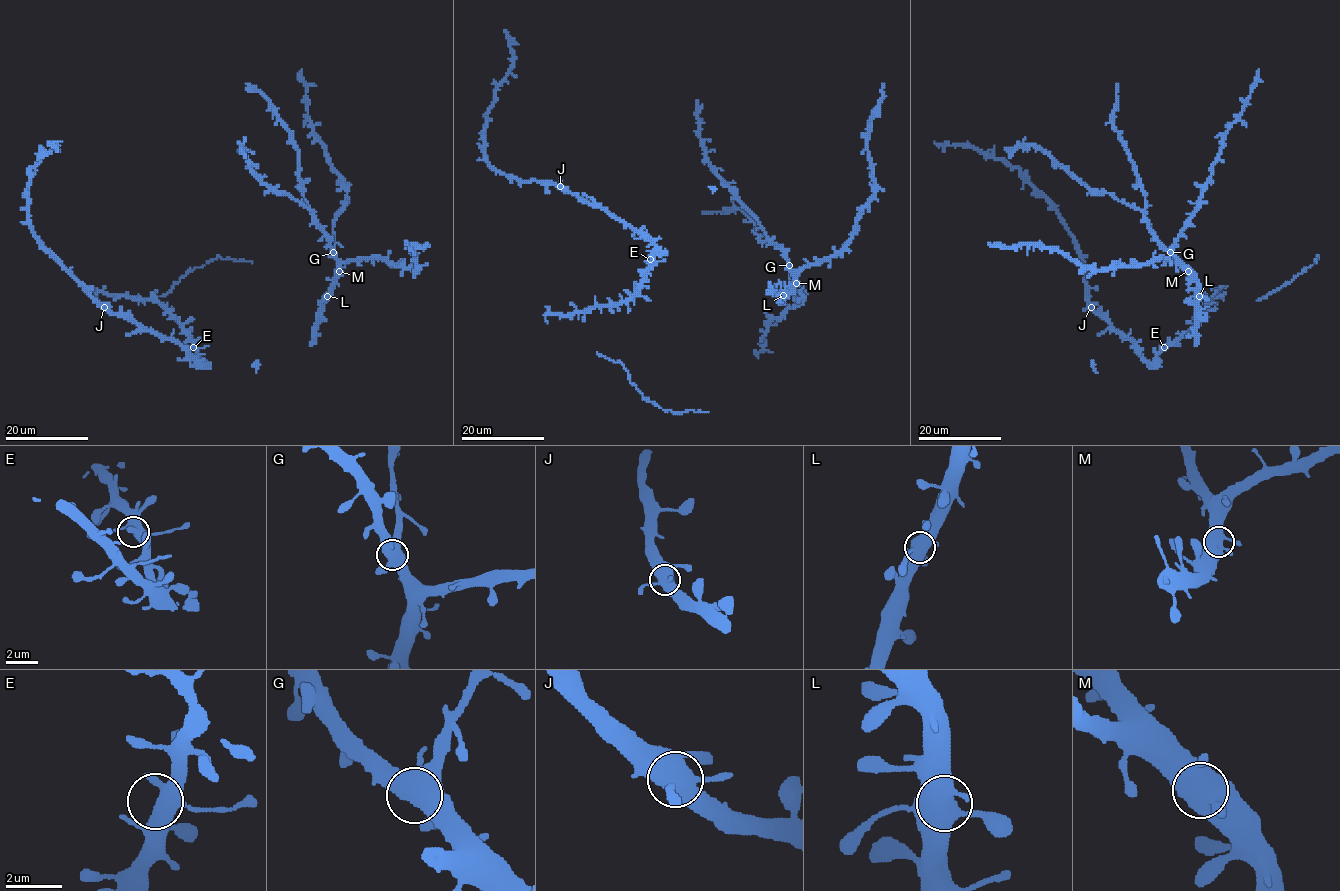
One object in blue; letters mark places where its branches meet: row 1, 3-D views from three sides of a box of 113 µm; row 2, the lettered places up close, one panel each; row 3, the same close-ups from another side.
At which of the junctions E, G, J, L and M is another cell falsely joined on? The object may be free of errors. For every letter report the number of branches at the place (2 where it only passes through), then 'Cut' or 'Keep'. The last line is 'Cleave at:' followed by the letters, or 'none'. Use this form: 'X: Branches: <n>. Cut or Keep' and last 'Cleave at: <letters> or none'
E: Branches: 3. Keep
G: Branches: 5. Keep
J: Branches: 5. Keep
L: Branches: 5. Keep
M: Branches: 3. Keep
Cleave at: none

